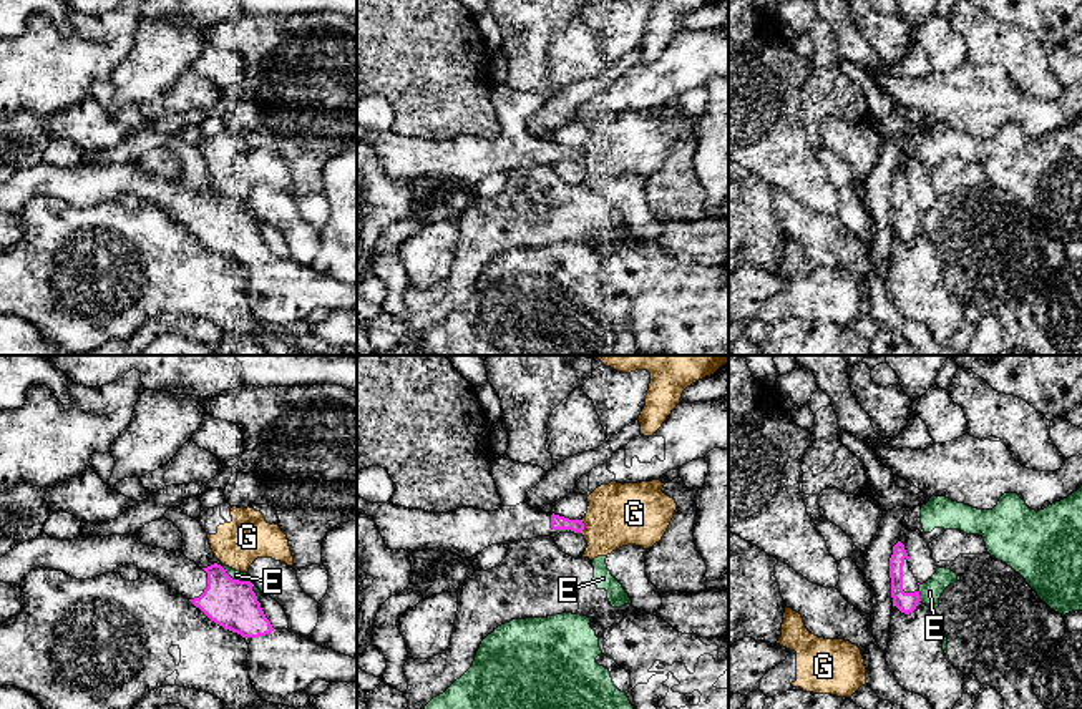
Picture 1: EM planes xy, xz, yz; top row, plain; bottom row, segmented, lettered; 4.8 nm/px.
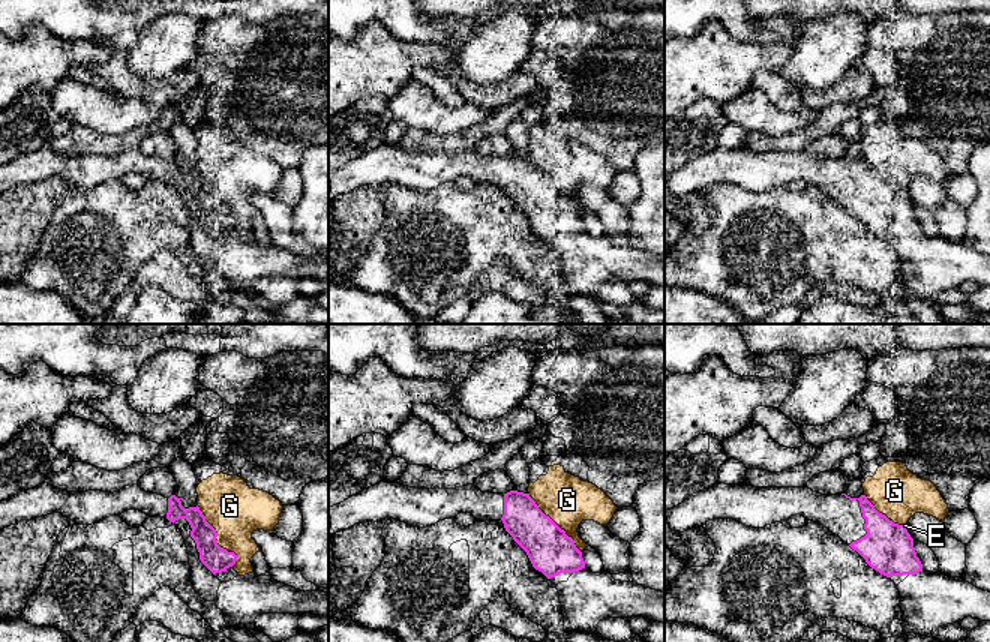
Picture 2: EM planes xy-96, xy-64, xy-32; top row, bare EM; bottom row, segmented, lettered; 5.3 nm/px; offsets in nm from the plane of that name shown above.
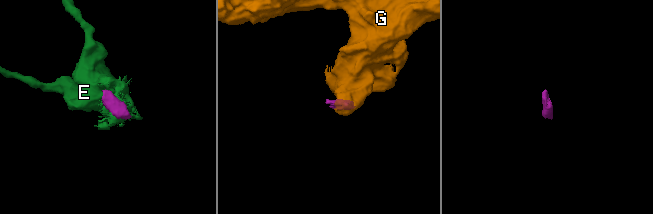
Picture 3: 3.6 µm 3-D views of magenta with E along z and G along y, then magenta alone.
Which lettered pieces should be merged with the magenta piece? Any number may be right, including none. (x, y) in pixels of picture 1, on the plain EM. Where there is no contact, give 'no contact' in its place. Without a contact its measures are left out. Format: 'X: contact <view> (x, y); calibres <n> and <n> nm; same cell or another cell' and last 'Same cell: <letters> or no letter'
E: contact xy (243, 210); calibres 240 and 50 nm; another cell
G: contact xz (583, 155); calibres 70 and 300 nm; another cell
Same cell: no letter

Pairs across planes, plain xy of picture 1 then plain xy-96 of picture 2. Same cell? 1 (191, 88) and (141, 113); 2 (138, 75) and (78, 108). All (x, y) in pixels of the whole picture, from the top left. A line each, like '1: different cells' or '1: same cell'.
1: different cells
2: different cells

